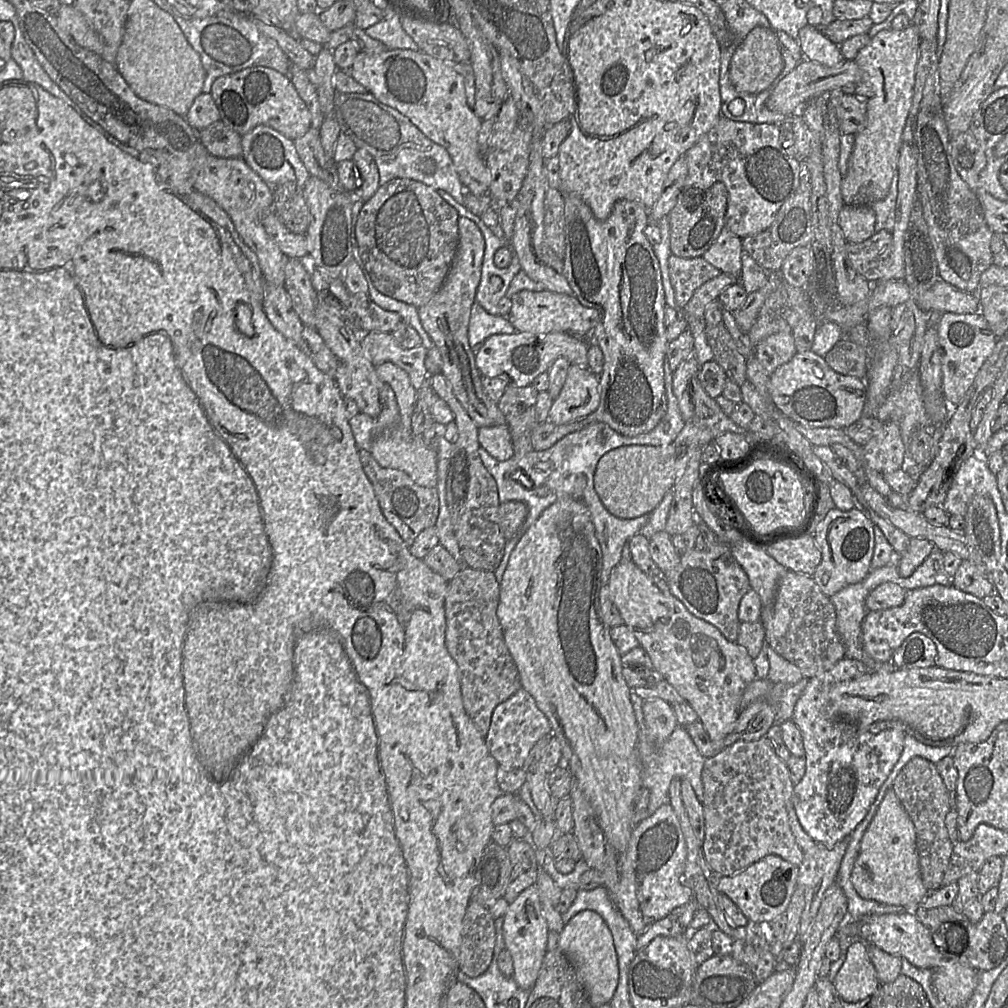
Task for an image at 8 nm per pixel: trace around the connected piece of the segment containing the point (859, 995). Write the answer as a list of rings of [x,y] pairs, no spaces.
[[[856,941],[849,946],[845,961],[834,977],[836,995],[849,1003],[863,1000],[878,989],[880,982],[867,954],[867,944]]]

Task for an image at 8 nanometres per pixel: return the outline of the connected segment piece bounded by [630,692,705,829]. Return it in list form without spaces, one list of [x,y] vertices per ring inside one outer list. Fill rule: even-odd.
[[[634,692],[630,694],[637,727],[640,744],[640,759],[642,761],[642,784],[650,791],[649,803],[644,812],[640,812],[634,821],[633,829],[645,818],[651,816],[663,804],[669,803],[669,786],[671,781],[676,779],[688,780],[694,792],[702,803],[704,799],[704,787],[701,780],[701,772],[705,762],[705,757],[699,752],[690,735],[684,726],[677,726],[670,737],[661,745],[657,746],[651,742],[648,731],[644,724],[642,705],[644,700]]]

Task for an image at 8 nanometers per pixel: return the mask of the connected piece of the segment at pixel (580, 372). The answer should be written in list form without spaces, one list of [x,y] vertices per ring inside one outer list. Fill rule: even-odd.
[[[571,364],[561,391],[553,399],[547,420],[561,425],[583,419],[596,410],[599,402],[599,375],[587,367]]]

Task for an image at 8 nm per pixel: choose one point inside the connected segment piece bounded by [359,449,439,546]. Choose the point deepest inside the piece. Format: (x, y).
(409, 508)

